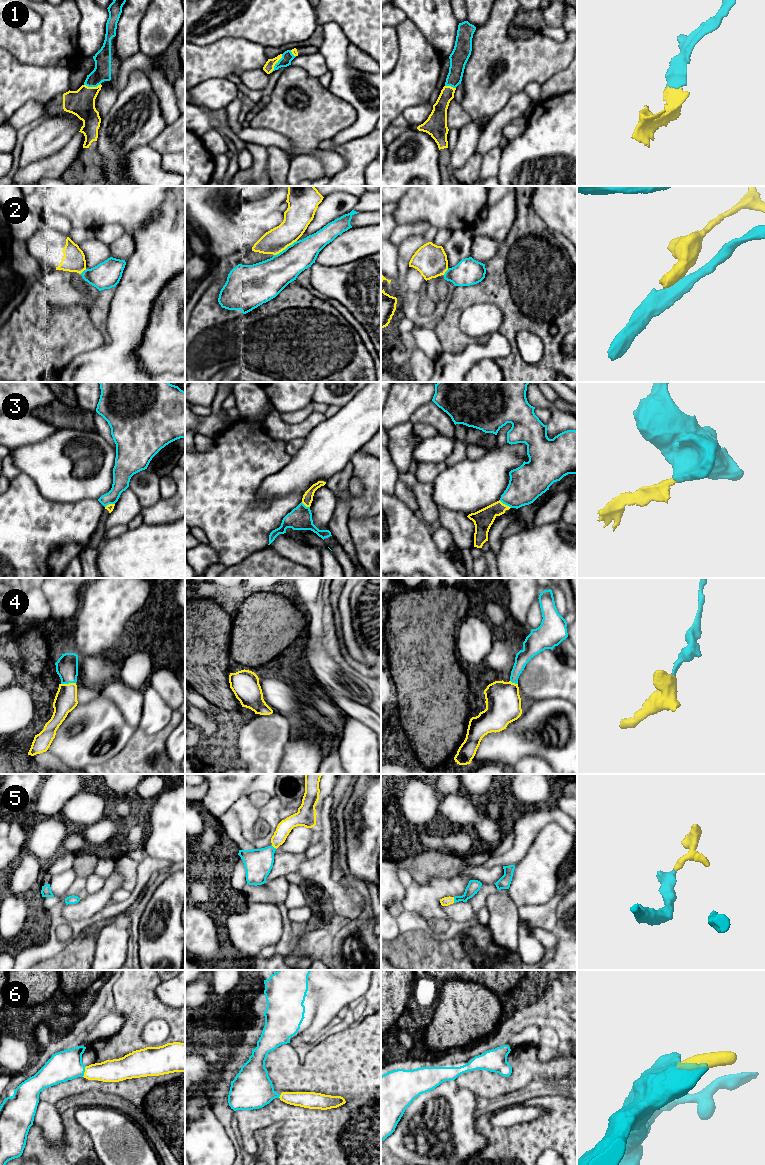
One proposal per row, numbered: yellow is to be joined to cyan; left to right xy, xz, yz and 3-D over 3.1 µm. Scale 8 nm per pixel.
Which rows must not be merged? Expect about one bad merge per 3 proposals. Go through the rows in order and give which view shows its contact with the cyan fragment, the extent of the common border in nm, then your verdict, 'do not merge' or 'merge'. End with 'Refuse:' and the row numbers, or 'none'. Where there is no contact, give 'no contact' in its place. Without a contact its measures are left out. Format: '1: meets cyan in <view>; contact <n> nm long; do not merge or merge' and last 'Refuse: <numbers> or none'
1: meets cyan in xz; contact 180 nm long; merge
2: meets cyan in xz; contact 220 nm long; merge
3: meets cyan in yz; contact 120 nm long; do not merge
4: meets cyan in xy; contact 120 nm long; merge
5: meets cyan in yz; contact 50 nm long; merge
6: meets cyan in xy; contact 90 nm long; merge
Refuse: 3

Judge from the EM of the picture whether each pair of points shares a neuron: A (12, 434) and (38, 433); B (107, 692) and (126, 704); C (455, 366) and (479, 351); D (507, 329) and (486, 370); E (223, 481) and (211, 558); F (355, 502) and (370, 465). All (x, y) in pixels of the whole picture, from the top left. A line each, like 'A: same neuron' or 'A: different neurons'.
A: same neuron
B: same neuron
C: same neuron
D: different neurons
E: different neurons
F: same neuron

